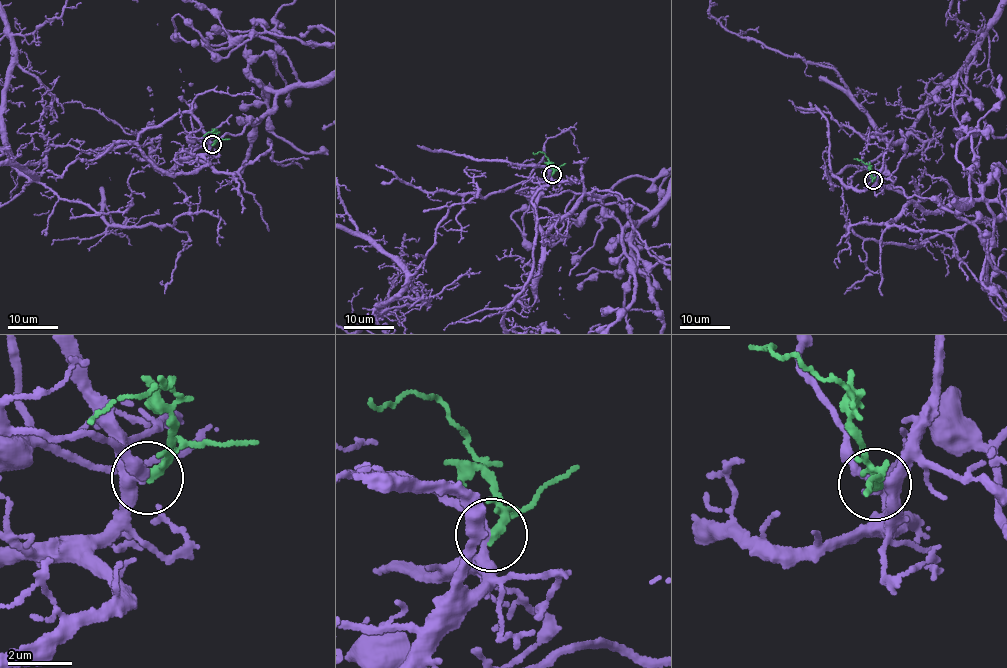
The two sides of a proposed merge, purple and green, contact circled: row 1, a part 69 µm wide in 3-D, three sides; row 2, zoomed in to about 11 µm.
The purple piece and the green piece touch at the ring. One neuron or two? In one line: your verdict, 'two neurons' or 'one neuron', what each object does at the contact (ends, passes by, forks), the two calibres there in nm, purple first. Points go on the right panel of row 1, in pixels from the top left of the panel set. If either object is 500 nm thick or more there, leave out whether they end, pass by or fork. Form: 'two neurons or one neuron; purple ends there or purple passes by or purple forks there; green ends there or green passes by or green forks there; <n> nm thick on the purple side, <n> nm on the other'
two neurons; purple forks there; green ends there; 220 nm thick on the purple side, 280 nm on the other

